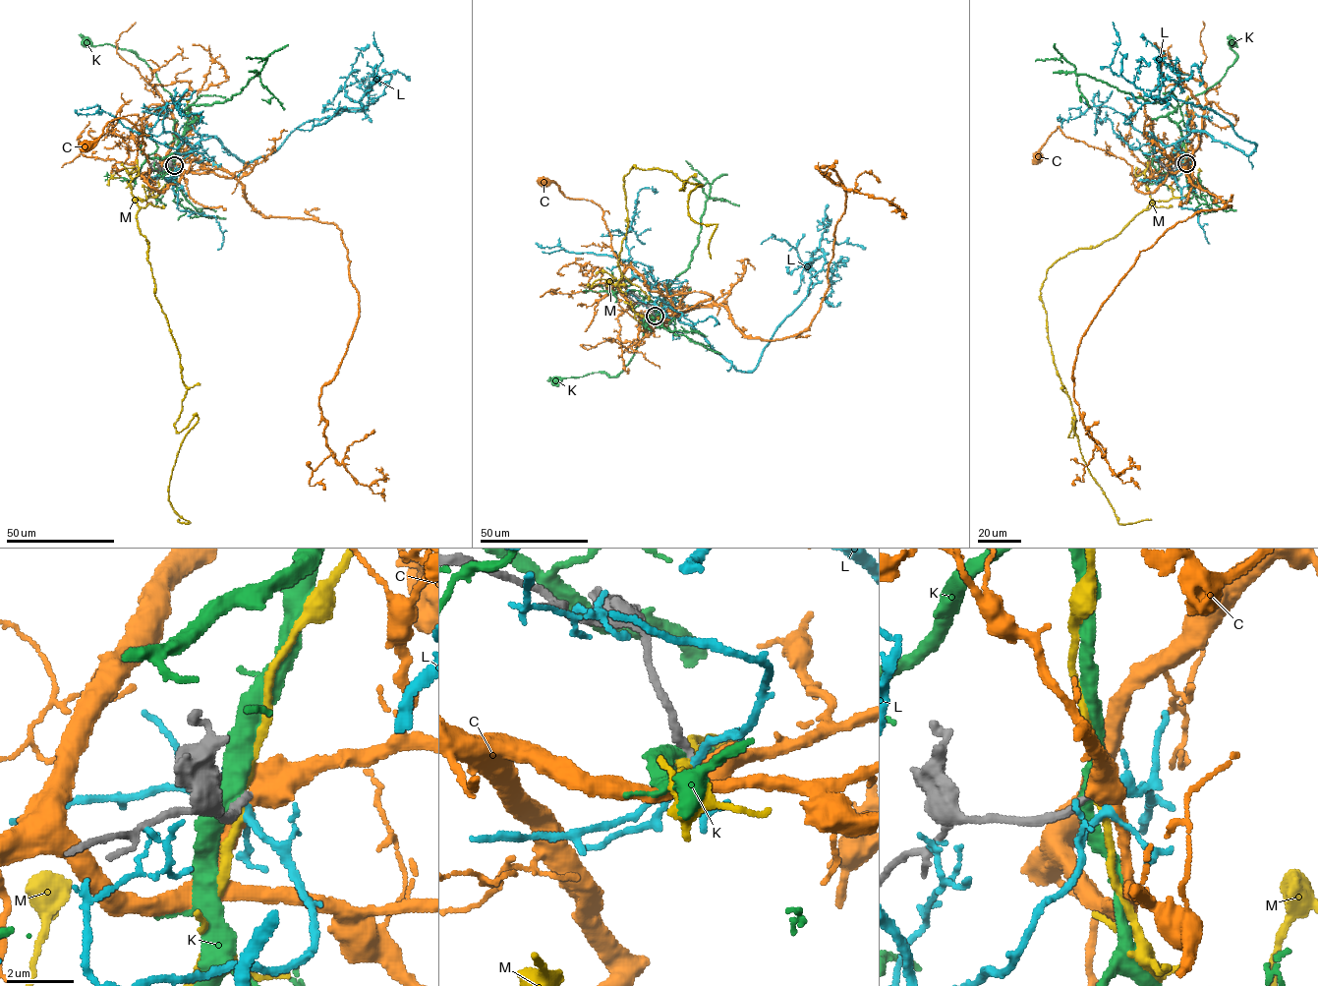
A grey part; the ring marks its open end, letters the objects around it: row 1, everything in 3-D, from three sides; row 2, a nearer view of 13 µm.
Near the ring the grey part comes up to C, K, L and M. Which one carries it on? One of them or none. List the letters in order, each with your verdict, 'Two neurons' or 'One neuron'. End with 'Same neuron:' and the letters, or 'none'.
C: Two neurons
K: Two neurons
L: Two neurons
M: Two neurons
Same neuron: none

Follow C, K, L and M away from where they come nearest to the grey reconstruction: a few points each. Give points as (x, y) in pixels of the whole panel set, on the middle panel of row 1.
C: (654, 316), (636, 313), (619, 288), (624, 267), (611, 249), (599, 204), (565, 197), (554, 182), (544, 183)
K: (654, 315), (664, 297), (655, 306), (658, 295), (688, 266), (710, 191), (708, 181), (685, 160)
L: (654, 316), (648, 304), (660, 300), (752, 372), (826, 262), (830, 221), (817, 220)
M: (654, 316), (617, 284), (633, 166), (702, 185), (688, 213), (716, 224), (711, 259)

